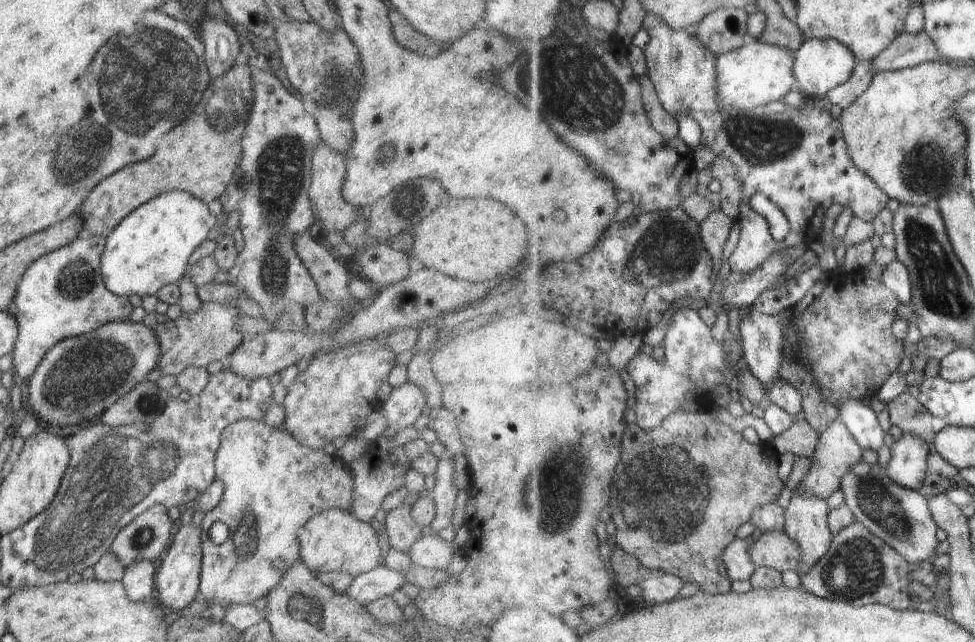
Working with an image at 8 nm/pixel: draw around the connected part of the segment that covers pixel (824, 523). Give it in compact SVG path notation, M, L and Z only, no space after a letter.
M796 490L788 508L786 530L803 548L805 562L801 569L811 569L832 548L833 530L830 526L832 508L829 502L814 493Z

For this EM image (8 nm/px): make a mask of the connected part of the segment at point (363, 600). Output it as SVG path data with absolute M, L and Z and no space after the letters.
M382 566L354 577L342 593L366 607L379 598L394 594L406 583L402 573Z

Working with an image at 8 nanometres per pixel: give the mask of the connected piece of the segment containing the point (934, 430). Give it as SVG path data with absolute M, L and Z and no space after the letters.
M906 390L885 406L893 424L900 427L905 434L919 434L932 449L935 448L937 434L945 427L946 422L934 416L919 398L914 398Z

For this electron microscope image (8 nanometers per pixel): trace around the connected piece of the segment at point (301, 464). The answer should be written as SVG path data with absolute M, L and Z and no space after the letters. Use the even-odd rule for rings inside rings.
M240 419L239 421L229 424L221 432L221 441L218 450L215 454L215 478L224 485L222 500L216 508L207 512L201 523L201 539L203 546L203 563L201 566L201 577L199 582L199 594L204 596L210 603L210 607L206 610L206 616L221 619L223 608L228 605L239 605L240 603L251 604L257 598L264 596L271 588L277 587L280 584L281 573L274 568L274 564L280 560L284 568L292 566L300 558L300 535L303 533L304 525L309 518L320 514L321 512L330 509L343 509L350 512L353 506L353 476L349 465L338 455L328 454L324 449L313 449L302 446L296 439L286 430L267 425L262 420L255 421L252 419ZM214 522L224 522L229 526L229 534L224 542L215 544L208 535L208 530Z

